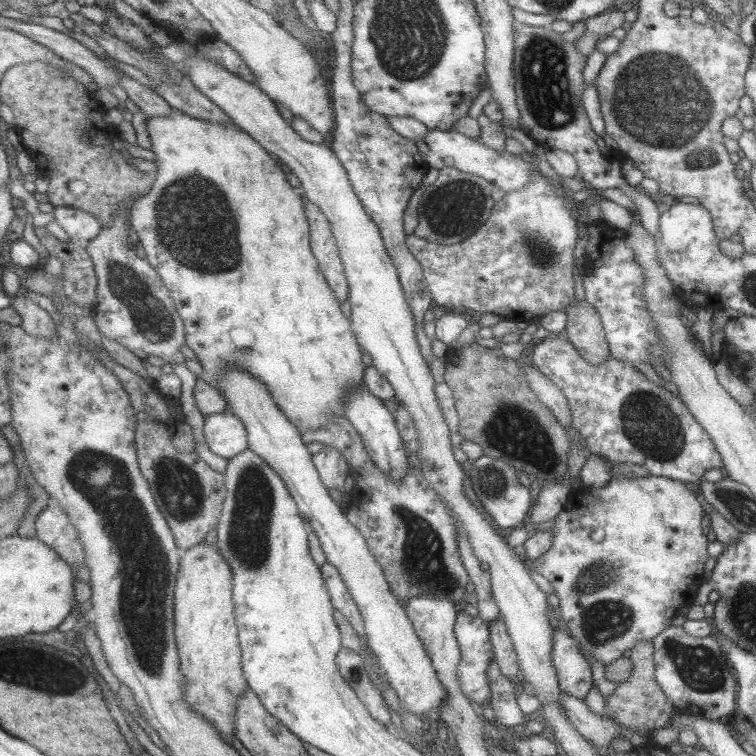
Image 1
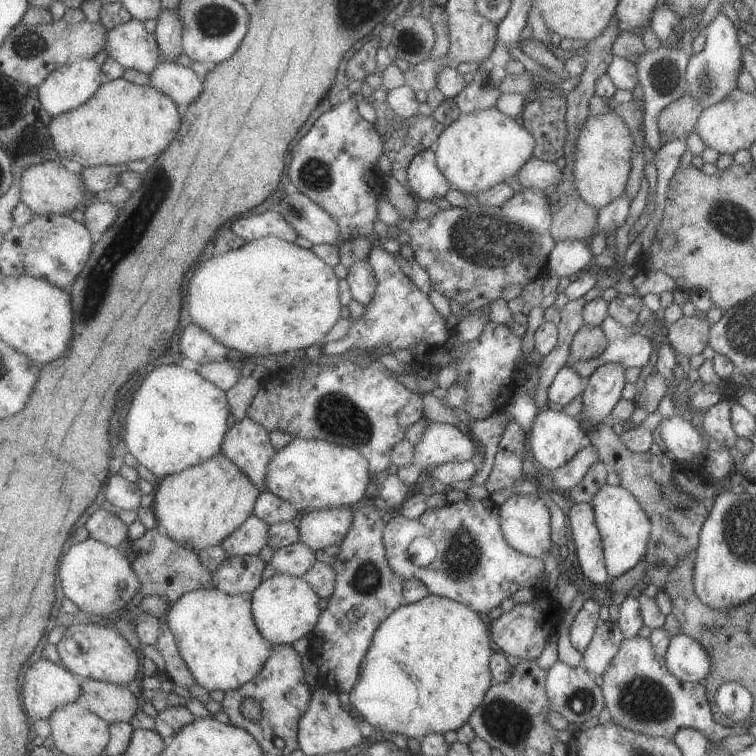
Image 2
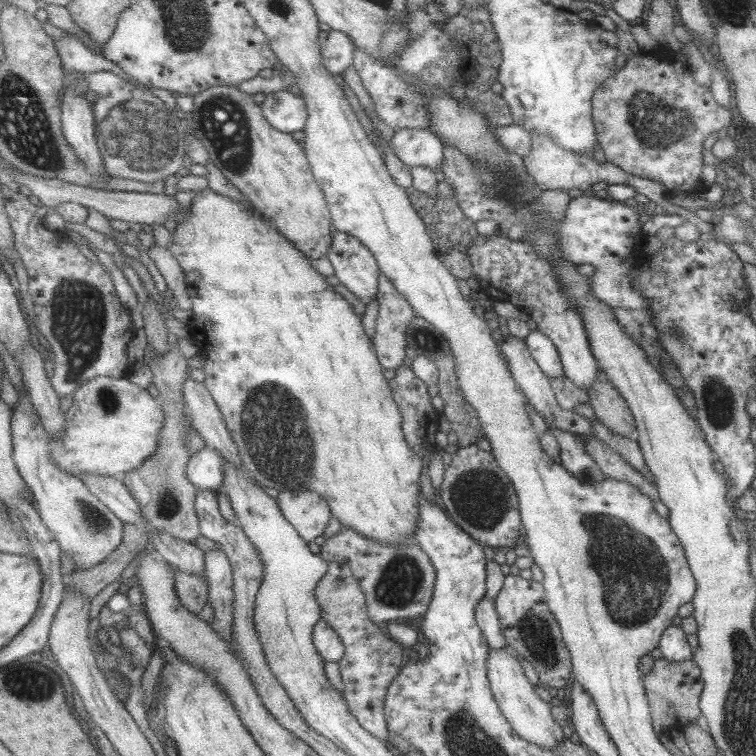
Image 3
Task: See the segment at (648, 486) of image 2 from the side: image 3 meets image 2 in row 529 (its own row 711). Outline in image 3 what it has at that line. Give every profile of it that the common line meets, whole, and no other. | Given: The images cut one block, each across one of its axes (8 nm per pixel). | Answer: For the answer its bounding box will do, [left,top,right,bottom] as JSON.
[642,658,703,734]

